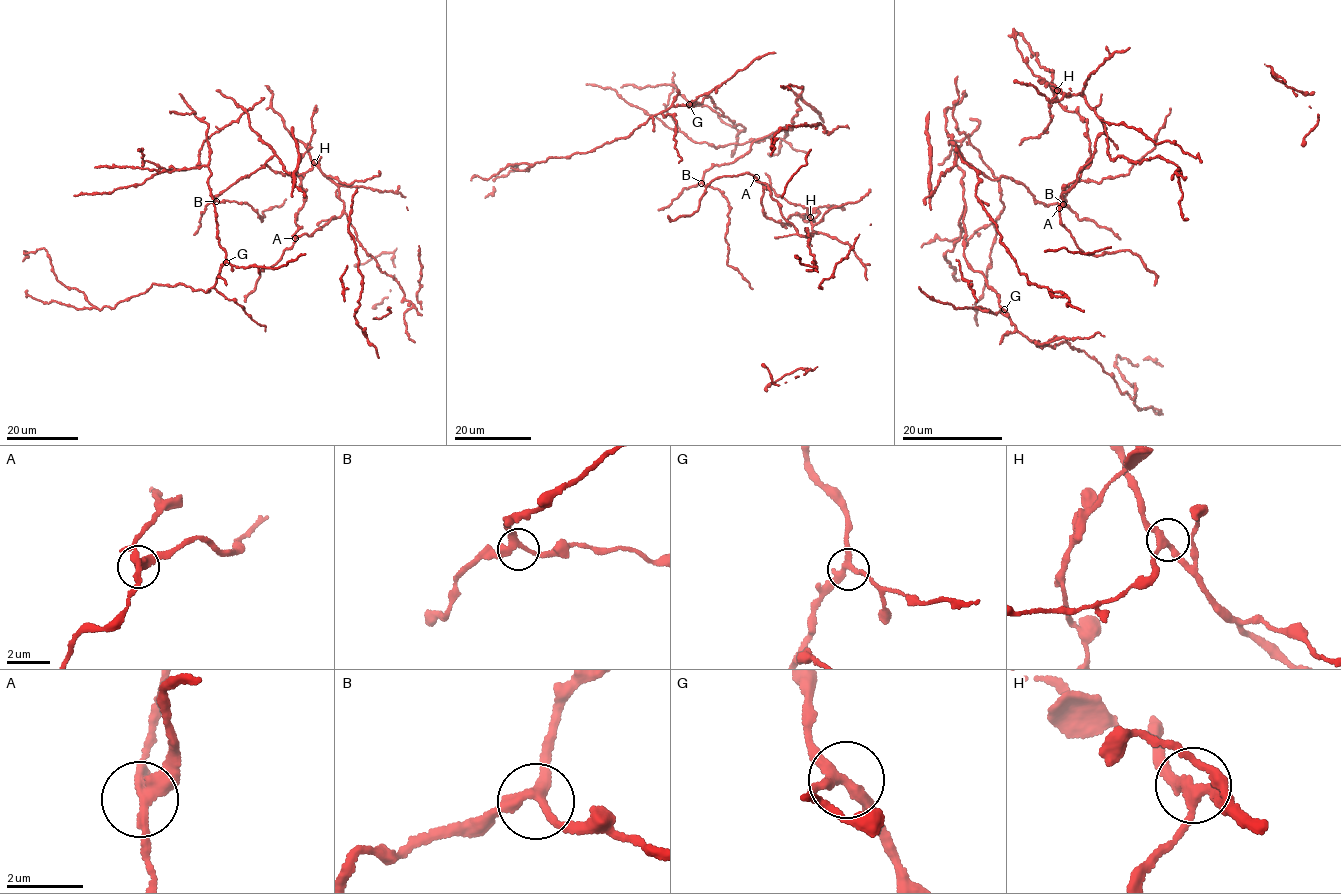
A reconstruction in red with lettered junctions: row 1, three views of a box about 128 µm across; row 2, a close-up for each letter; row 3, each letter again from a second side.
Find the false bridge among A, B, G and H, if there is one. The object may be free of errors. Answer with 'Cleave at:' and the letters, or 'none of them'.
Cleave at: A

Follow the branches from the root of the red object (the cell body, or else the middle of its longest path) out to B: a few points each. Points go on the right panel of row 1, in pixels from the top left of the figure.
B: (947, 132), (949, 142), (982, 174), (992, 179), (1002, 176), (1021, 182), (1035, 199), (1044, 204), (1063, 204)

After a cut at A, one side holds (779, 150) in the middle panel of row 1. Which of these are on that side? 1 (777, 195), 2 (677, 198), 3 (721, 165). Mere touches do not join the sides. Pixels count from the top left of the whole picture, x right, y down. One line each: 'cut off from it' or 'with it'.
1: with it
2: with it
3: with it

